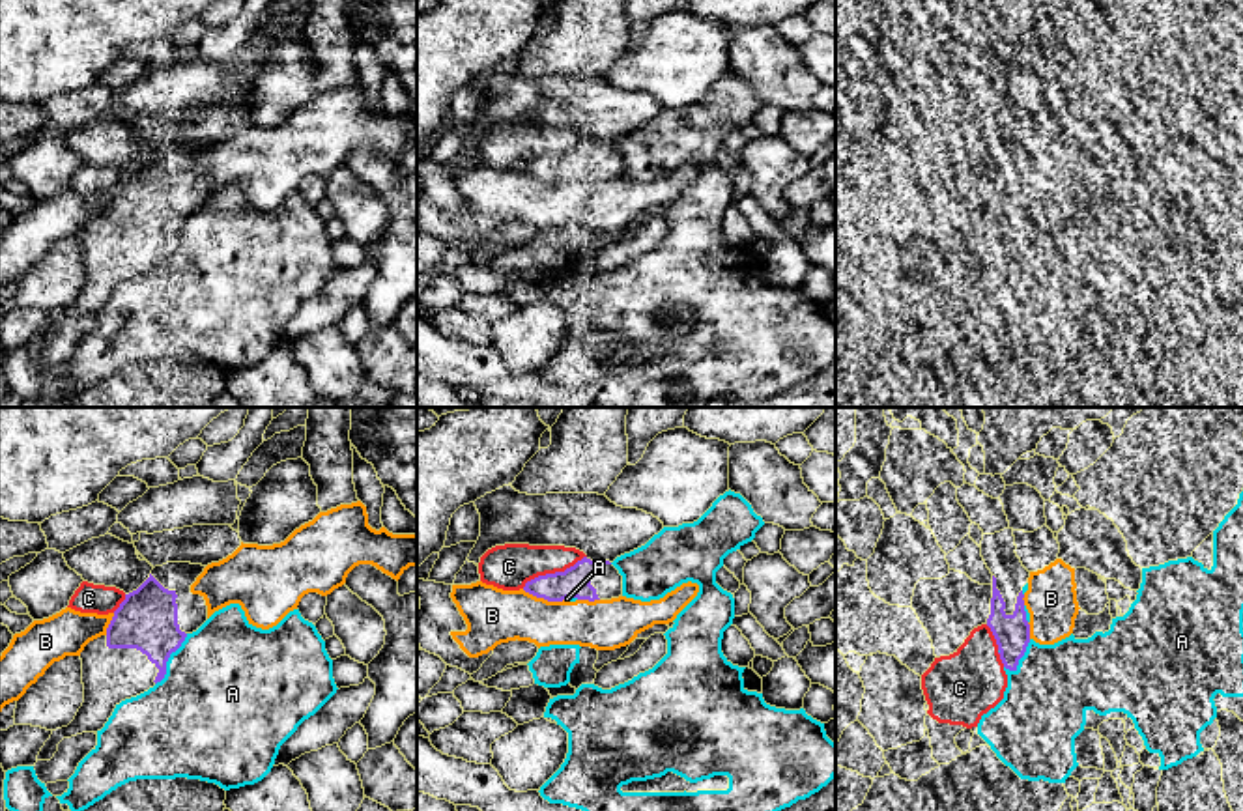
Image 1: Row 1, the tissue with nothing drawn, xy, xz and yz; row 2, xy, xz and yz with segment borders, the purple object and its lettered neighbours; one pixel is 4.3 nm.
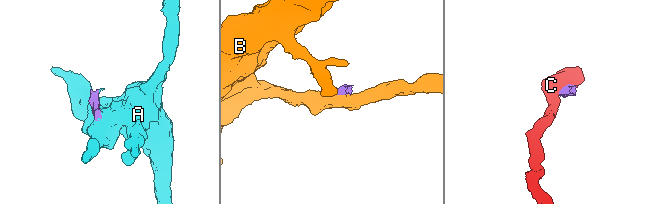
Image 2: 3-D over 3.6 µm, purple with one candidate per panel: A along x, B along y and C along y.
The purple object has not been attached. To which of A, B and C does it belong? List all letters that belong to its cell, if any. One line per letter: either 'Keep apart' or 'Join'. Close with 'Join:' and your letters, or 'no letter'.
A: Keep apart
B: Keep apart
C: Keep apart
Join: no letter

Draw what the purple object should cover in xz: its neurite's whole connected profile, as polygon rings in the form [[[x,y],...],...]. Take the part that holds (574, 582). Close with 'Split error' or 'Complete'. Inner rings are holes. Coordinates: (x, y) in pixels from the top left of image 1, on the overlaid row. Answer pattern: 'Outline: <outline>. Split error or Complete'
Outline: [[[583,557],[564,572],[538,576],[525,583],[525,592],[548,602],[611,600],[622,596],[622,576],[609,561]]]. Split error

